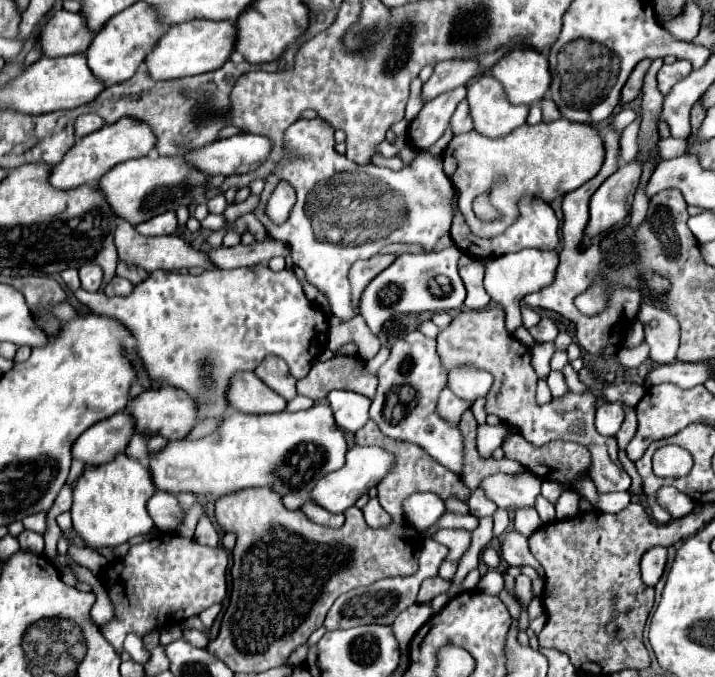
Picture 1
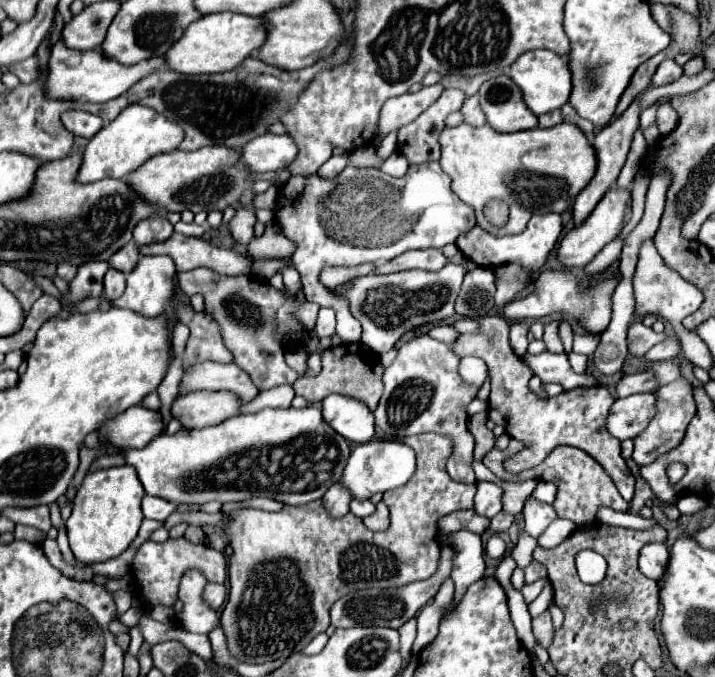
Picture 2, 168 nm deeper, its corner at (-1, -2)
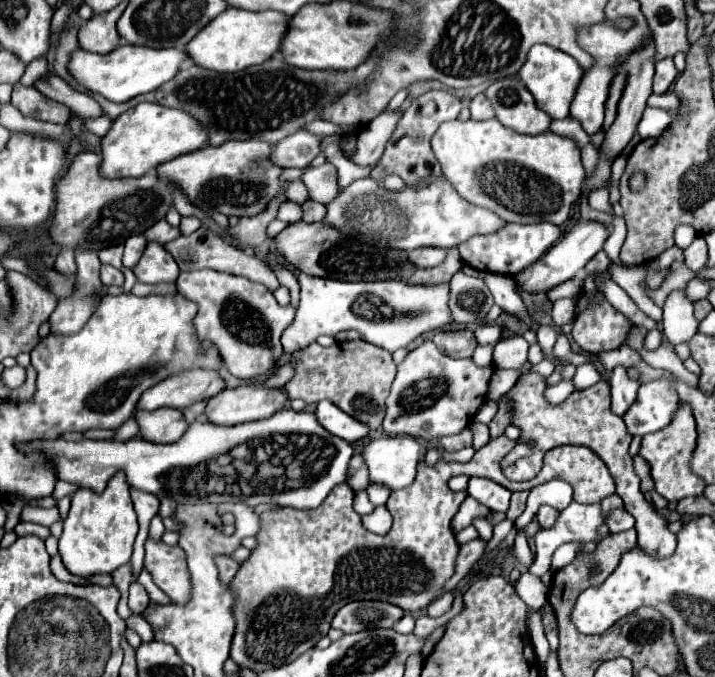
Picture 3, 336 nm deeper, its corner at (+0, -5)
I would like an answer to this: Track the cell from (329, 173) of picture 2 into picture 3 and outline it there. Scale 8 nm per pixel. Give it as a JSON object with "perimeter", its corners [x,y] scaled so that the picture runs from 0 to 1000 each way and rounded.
{"perimeter":[[[456,241],[450,247],[431,247],[428,256],[422,258],[425,273],[434,282],[434,294],[445,297],[445,300],[462,300],[473,282],[470,282],[470,250],[467,244]]]}

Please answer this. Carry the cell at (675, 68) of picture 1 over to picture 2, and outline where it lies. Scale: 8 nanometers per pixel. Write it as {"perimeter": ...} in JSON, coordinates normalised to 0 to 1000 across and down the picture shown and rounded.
{"perimeter":[[[930,89],[922,95],[916,112],[913,112],[913,127],[927,127],[927,124],[936,124],[947,115],[955,112],[955,100],[944,95],[944,89]]]}

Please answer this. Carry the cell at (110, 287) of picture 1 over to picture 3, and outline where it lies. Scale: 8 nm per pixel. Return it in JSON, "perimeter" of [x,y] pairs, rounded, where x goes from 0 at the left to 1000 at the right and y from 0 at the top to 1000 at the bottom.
{"perimeter":[[[143,391],[140,394],[140,415],[143,415],[143,421],[148,421],[148,424],[154,424],[154,421],[171,421],[173,418],[173,403],[168,400],[168,397],[162,397],[162,394],[154,394],[154,391]]]}

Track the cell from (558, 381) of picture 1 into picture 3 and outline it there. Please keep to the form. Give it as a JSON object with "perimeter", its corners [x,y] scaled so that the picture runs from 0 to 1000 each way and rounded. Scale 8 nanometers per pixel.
{"perimeter":[[[789,560],[789,563],[783,563],[780,569],[769,569],[766,575],[764,575],[764,589],[769,592],[769,595],[786,595],[797,581],[803,578],[803,566],[794,560]]]}

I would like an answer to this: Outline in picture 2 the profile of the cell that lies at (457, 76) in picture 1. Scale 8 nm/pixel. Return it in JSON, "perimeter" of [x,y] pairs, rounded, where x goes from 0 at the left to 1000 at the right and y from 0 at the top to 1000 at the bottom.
{"perimeter":[[[608,124],[608,127],[594,127],[580,139],[564,139],[558,145],[541,148],[533,162],[527,207],[533,207],[538,198],[550,192],[558,192],[569,180],[578,180],[592,162],[597,162],[617,142],[620,133],[622,130],[617,124]]]}

